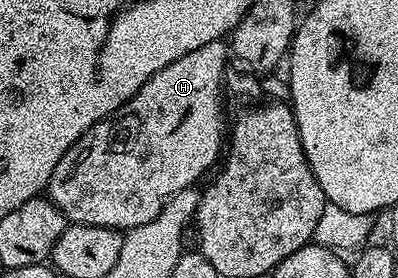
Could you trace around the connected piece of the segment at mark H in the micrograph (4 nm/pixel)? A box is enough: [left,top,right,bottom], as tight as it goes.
[48,40,230,231]

